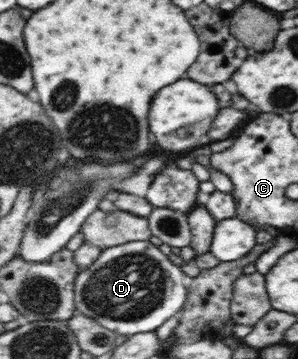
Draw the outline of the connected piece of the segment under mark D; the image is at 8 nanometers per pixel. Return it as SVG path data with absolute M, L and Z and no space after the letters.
M146 240L101 250L94 263L78 271L78 287L74 287L73 294L78 295L76 313L89 317L116 334L131 336L155 331L166 319L170 319L182 307L186 299L186 287L182 285L182 271L164 257L160 248Z

